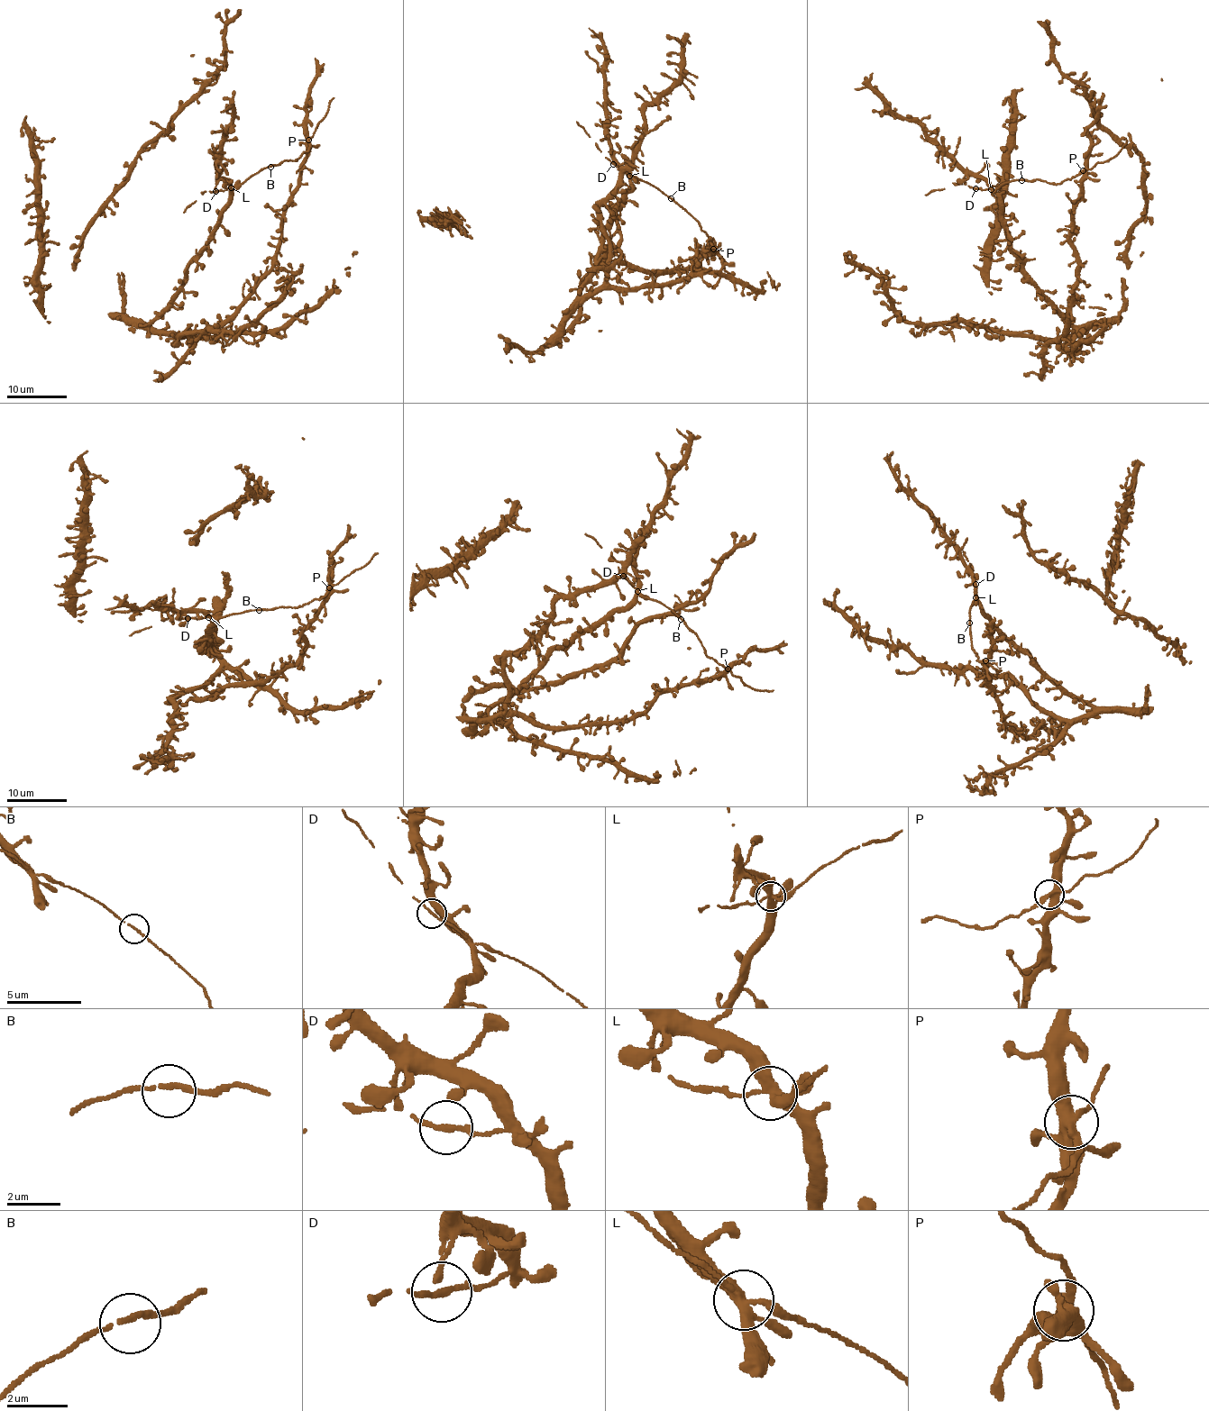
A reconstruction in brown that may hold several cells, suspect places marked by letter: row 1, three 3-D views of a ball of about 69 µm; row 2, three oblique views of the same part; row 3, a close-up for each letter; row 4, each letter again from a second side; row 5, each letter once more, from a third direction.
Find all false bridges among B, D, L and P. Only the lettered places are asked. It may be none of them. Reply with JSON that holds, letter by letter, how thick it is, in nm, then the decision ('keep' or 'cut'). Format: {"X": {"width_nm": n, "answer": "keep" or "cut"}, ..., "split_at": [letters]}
{"B": {"width_nm": 150, "answer": "keep"}, "D": {"width_nm": 160, "answer": "keep"}, "L": {"width_nm": 360, "answer": "cut"}, "P": {"width_nm": 420, "answer": "cut"}, "split_at": ["L", "P"]}

